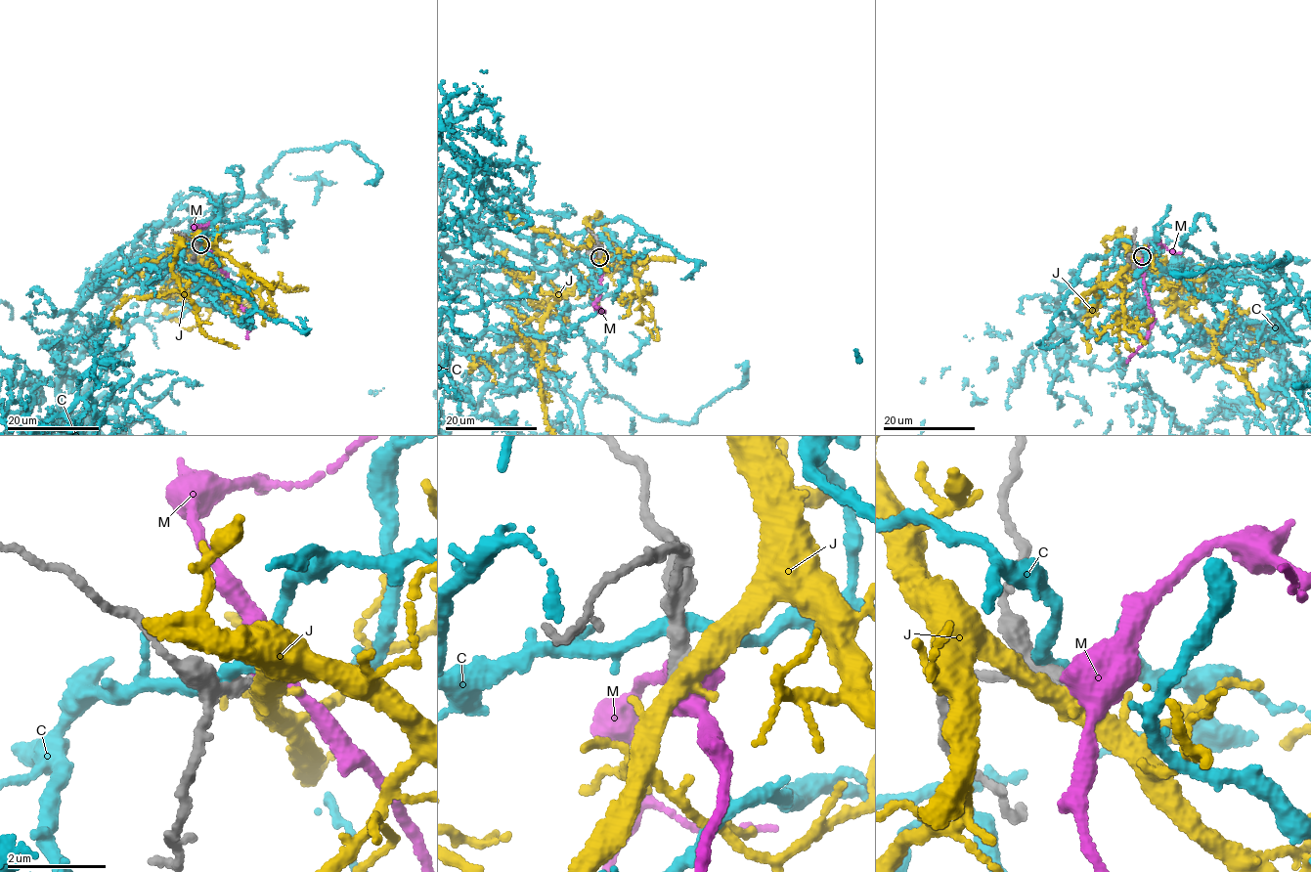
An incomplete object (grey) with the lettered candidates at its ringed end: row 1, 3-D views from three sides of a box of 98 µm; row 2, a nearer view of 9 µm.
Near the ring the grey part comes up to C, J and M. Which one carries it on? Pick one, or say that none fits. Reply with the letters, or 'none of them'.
none of them

